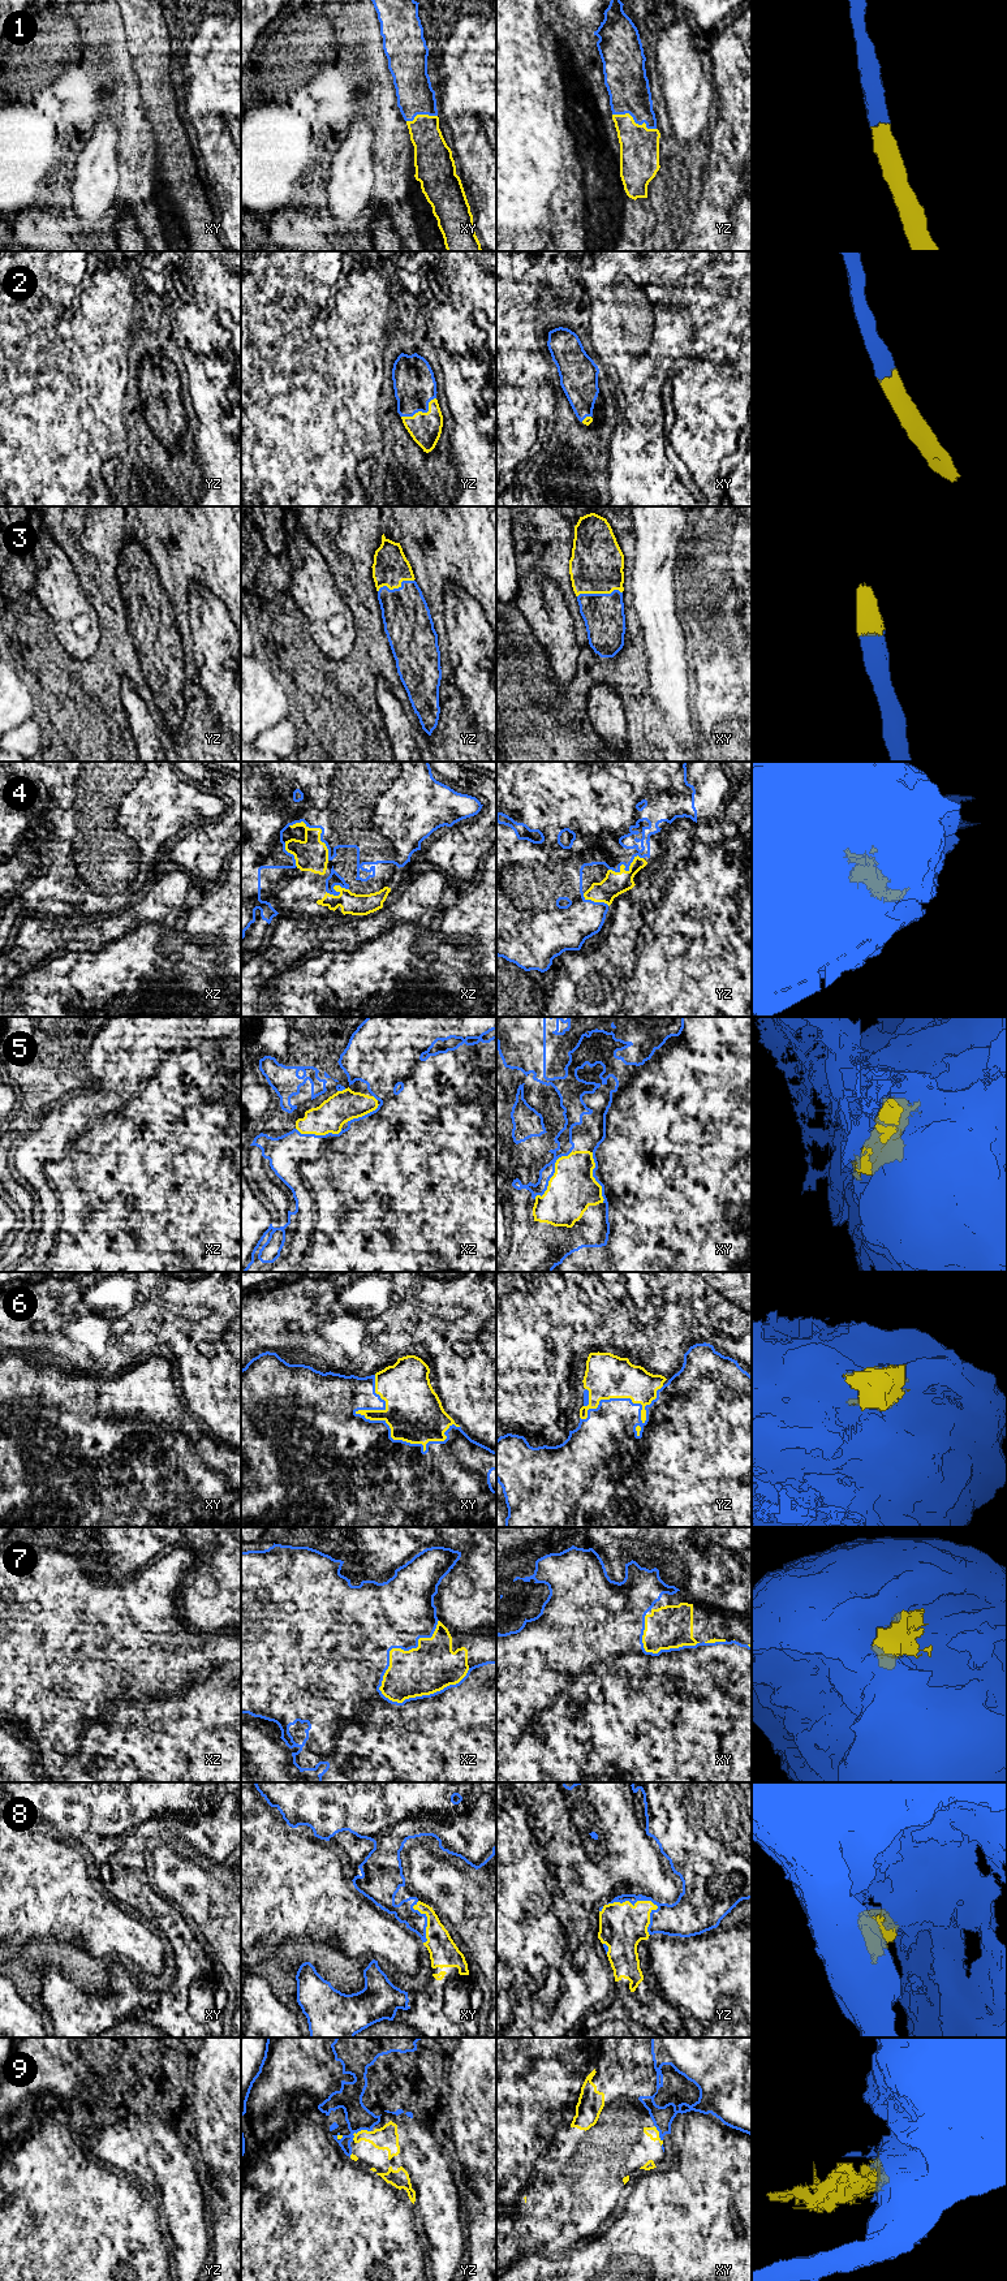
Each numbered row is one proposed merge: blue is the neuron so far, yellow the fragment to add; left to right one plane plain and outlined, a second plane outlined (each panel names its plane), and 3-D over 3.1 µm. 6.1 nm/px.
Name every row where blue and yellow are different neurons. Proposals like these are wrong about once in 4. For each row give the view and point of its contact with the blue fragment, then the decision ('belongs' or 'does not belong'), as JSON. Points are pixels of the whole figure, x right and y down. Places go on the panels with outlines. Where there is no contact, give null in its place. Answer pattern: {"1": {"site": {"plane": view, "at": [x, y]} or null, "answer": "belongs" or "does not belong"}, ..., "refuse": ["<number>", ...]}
{"1": {"site": {"plane": "yz", "at": [635, 121]}, "answer": "belongs"}, "2": {"site": {"plane": "yz", "at": [421, 410]}, "answer": "belongs"}, "3": {"site": {"plane": "xy", "at": [599, 594]}, "answer": "belongs"}, "4": {"site": {"plane": "xz", "at": [319, 827]}, "answer": "belongs"}, "5": {"site": {"plane": "xy", "at": [554, 1172]}, "answer": "belongs"}, "6": {"site": {"plane": "xy", "at": [405, 1441]}, "answer": "belongs"}, "7": {"site": {"plane": "xz", "at": [396, 1647]}, "answer": "belongs"}, "8": {"site": {"plane": "yz", "at": [648, 1900]}, "answer": "belongs"}, "9": {"site": {"plane": "yz", "at": [360, 2130]}, "answer": "does not belong"}, "refuse": ["9"]}

